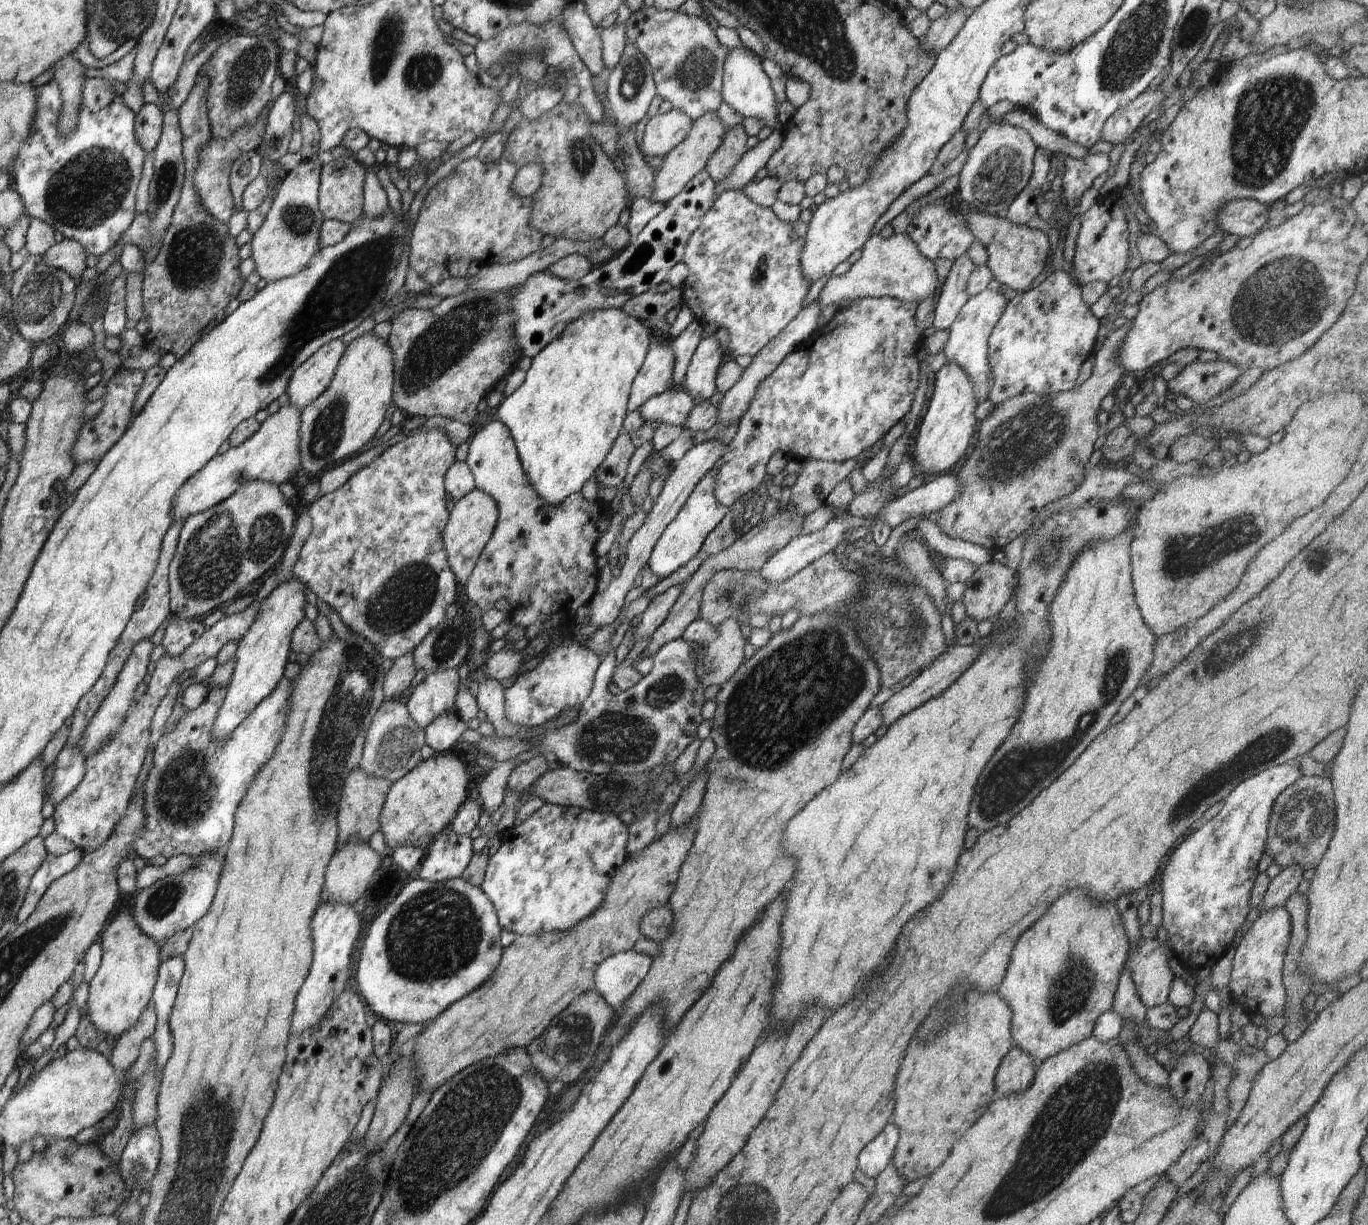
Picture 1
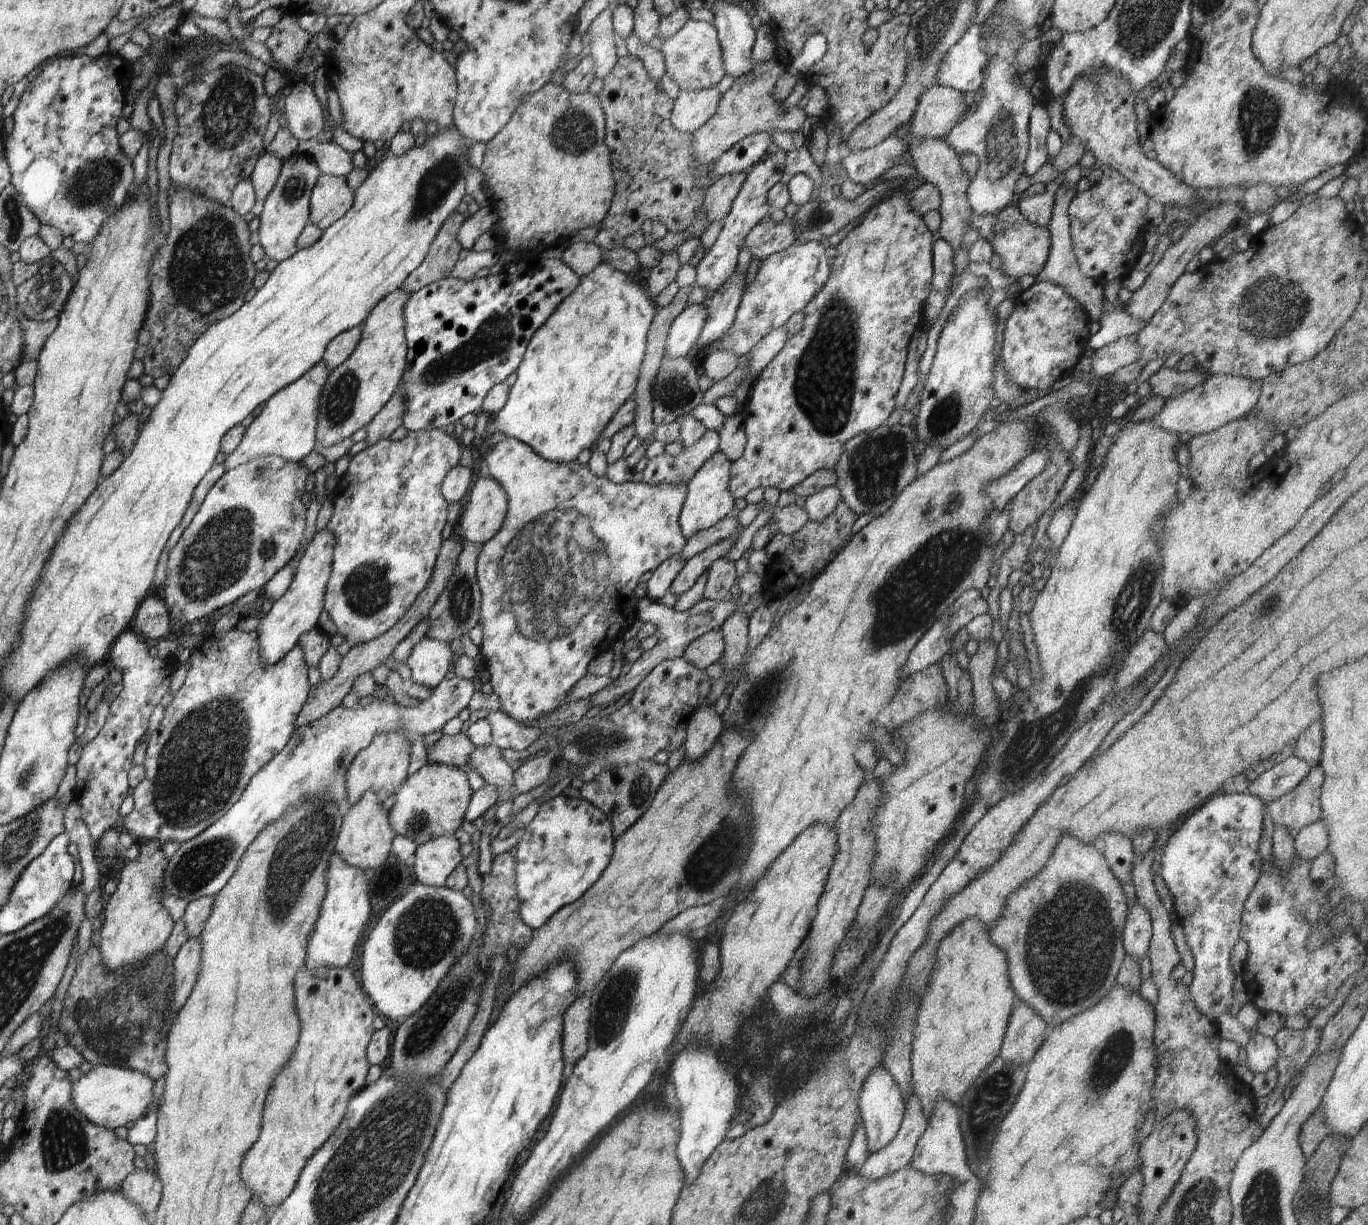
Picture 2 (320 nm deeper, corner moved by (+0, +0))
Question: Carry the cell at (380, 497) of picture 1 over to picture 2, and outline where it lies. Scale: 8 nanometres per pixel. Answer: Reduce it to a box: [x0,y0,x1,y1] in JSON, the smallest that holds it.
[323,429,461,644]

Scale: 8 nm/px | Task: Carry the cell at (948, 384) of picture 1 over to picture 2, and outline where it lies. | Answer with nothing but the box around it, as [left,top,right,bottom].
[916,288,997,448]

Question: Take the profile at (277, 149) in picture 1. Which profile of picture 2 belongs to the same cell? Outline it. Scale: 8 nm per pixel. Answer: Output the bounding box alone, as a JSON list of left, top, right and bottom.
[248,151,283,217]

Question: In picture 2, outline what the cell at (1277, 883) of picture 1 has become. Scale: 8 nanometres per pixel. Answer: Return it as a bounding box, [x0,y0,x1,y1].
[1294,819,1328,860]

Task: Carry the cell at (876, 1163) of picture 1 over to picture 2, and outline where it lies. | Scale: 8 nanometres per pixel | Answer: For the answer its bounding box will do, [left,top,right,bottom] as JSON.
[859,1066,905,1154]

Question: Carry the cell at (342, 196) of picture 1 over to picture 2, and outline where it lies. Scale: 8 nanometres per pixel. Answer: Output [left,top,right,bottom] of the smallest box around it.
[310,174,355,230]

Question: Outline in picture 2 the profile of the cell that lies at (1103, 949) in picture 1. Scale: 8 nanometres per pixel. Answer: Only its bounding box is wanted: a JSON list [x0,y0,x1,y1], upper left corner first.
[990,834,1127,1028]

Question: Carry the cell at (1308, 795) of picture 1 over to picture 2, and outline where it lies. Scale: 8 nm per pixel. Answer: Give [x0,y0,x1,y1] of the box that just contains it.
[1265,767,1324,834]

